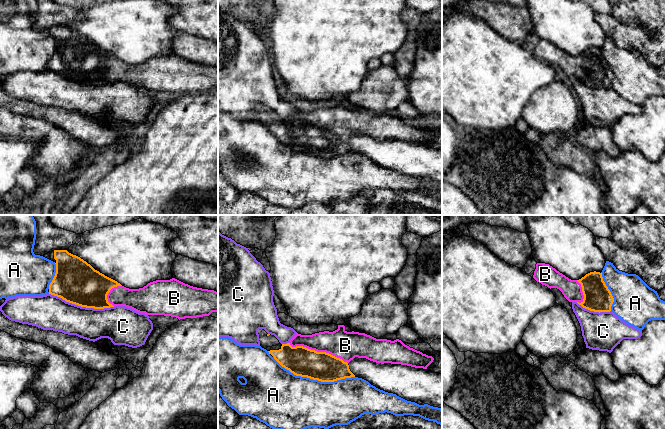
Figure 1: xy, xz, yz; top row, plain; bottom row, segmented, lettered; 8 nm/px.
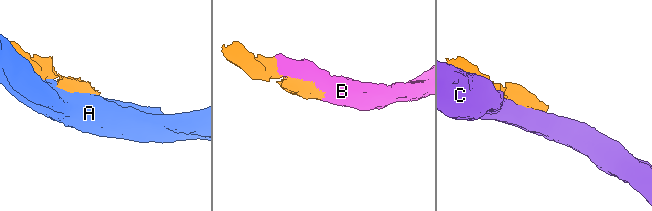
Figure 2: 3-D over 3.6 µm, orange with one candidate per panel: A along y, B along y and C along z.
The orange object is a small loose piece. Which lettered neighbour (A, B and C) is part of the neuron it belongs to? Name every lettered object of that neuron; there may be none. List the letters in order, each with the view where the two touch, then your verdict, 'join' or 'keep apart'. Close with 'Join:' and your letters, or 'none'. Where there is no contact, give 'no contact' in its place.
A: meets orange in xz; keep apart
B: meets orange in xz; join
C: meets orange in xy; keep apart
Join: B

